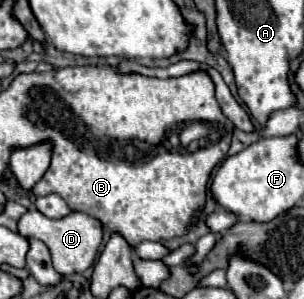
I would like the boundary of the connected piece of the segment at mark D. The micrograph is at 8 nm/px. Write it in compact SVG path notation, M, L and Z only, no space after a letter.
M31 208L19 220L19 234L25 238L37 238L37 240L45 242L45 246L51 250L55 270L63 276L85 272L95 262L99 248L101 248L101 242L103 242L101 222L85 212L71 212L65 218L51 220L47 216L43 216L39 210Z

